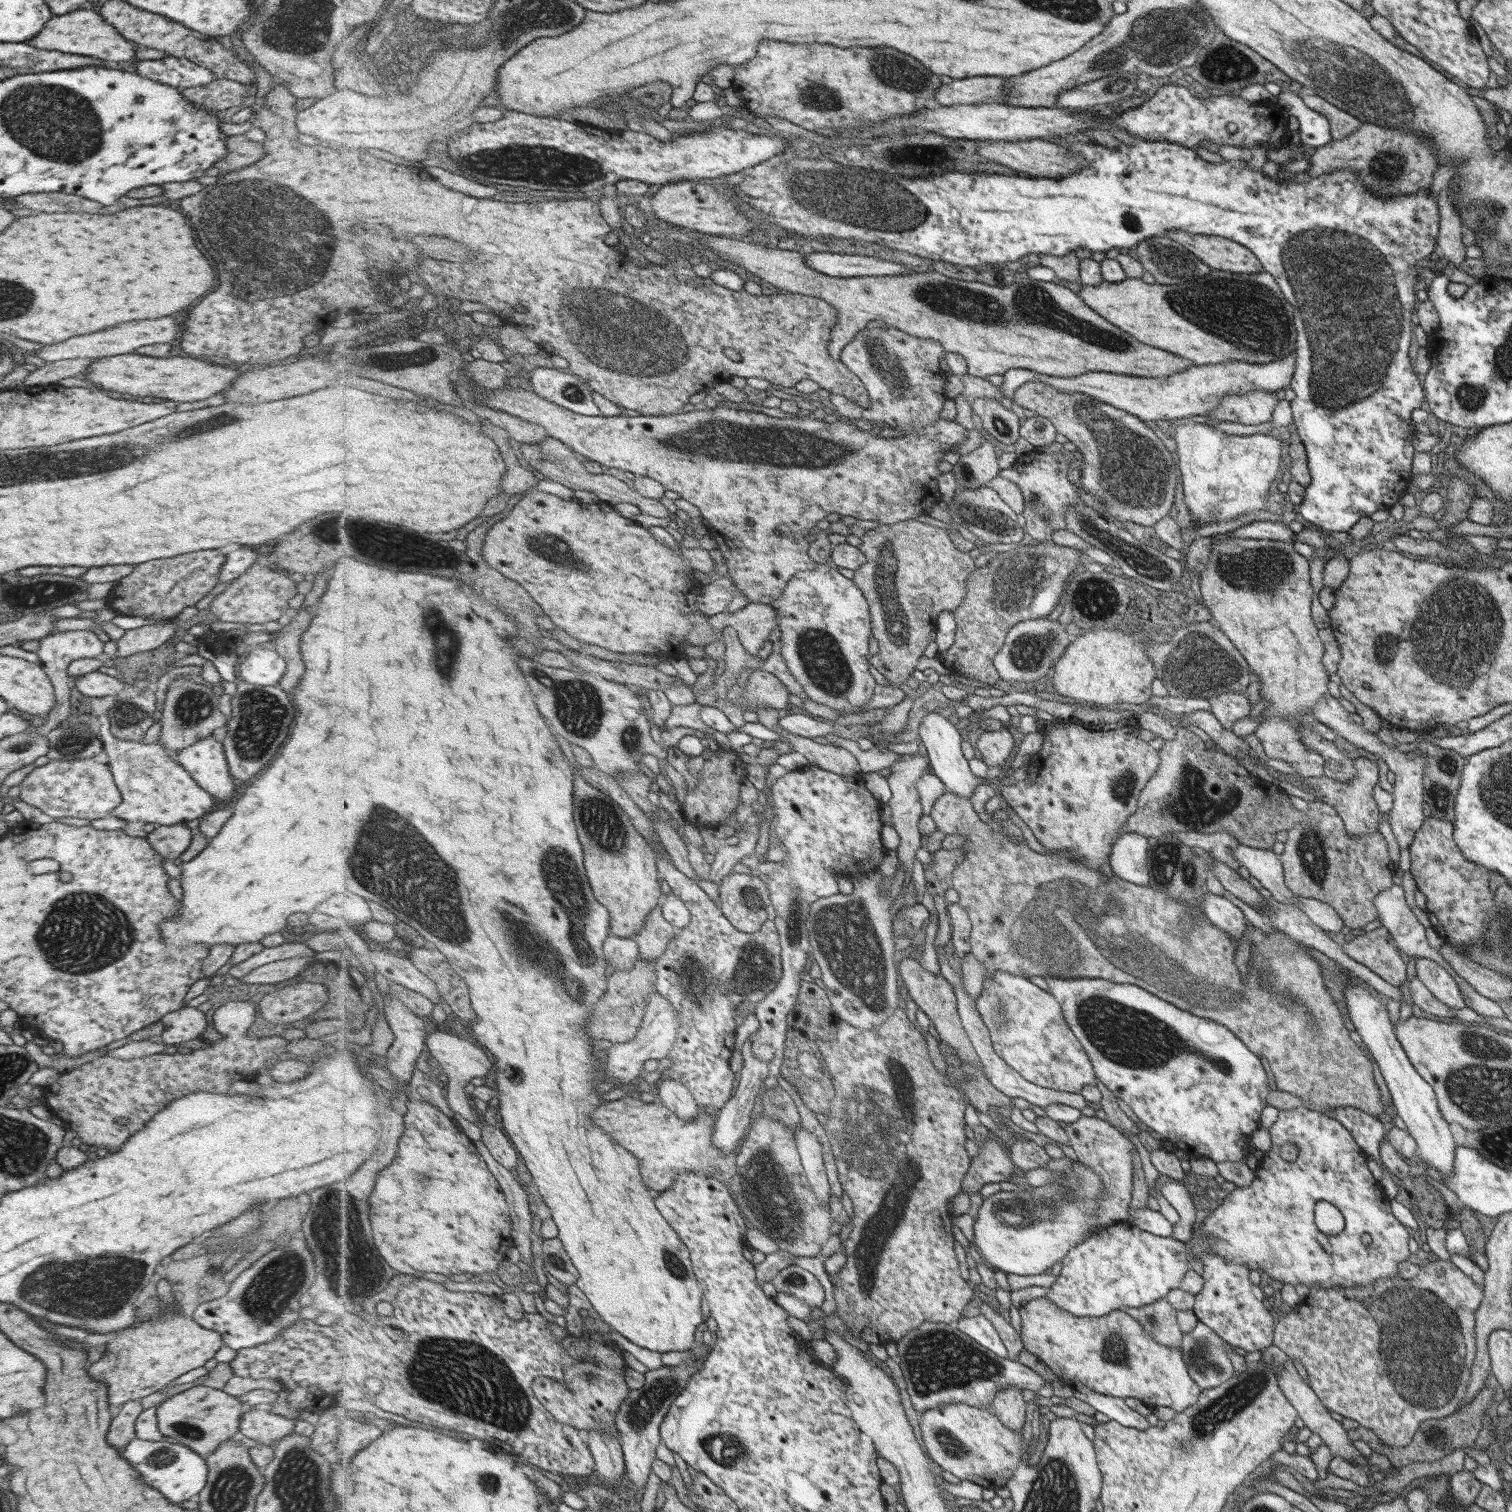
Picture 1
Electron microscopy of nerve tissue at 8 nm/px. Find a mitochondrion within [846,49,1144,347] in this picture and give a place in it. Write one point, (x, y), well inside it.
(896, 73)

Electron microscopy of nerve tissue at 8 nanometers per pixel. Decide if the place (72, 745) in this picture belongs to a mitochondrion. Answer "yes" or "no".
yes

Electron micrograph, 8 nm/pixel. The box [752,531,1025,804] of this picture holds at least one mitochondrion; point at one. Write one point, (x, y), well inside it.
(821, 658)

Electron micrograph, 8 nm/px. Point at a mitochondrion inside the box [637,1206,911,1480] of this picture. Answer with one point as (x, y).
(726, 1450)

